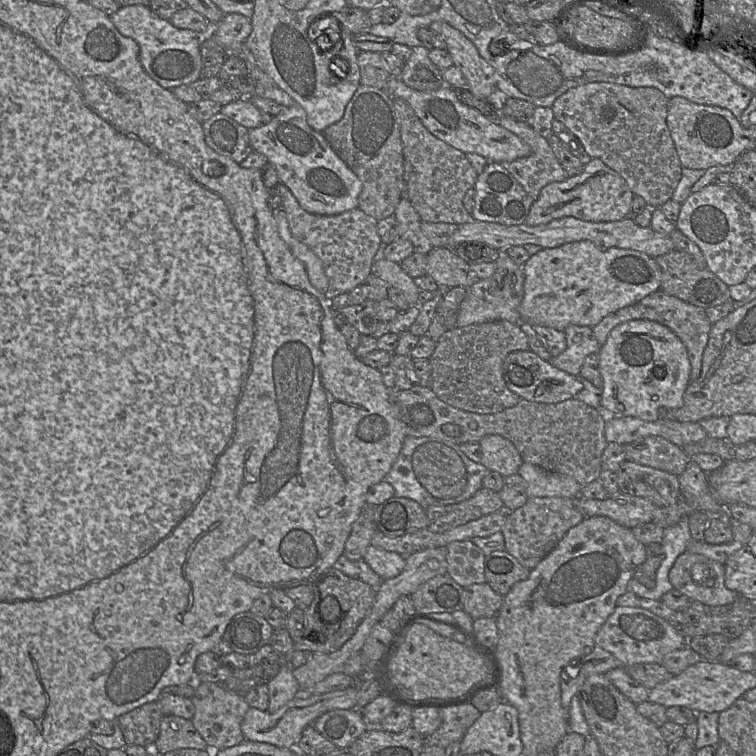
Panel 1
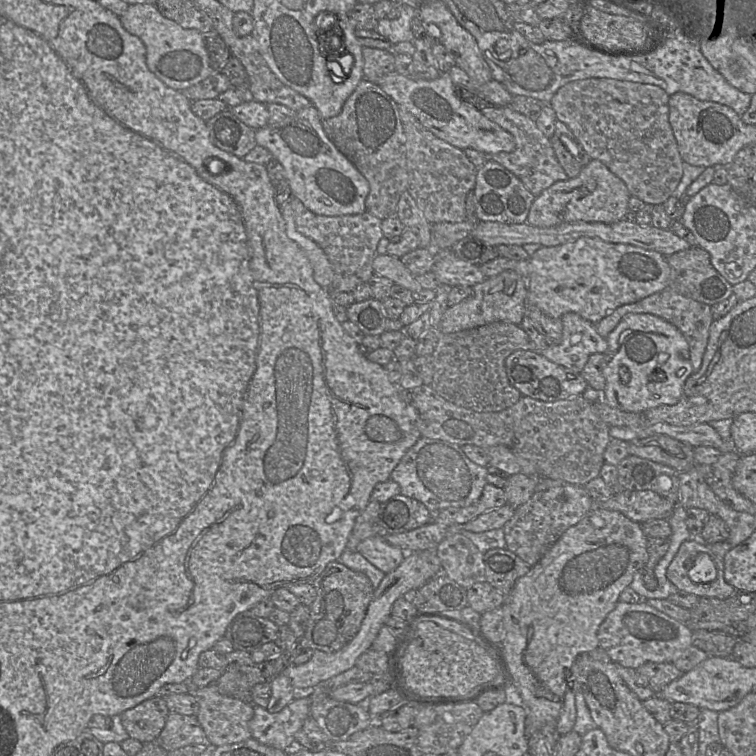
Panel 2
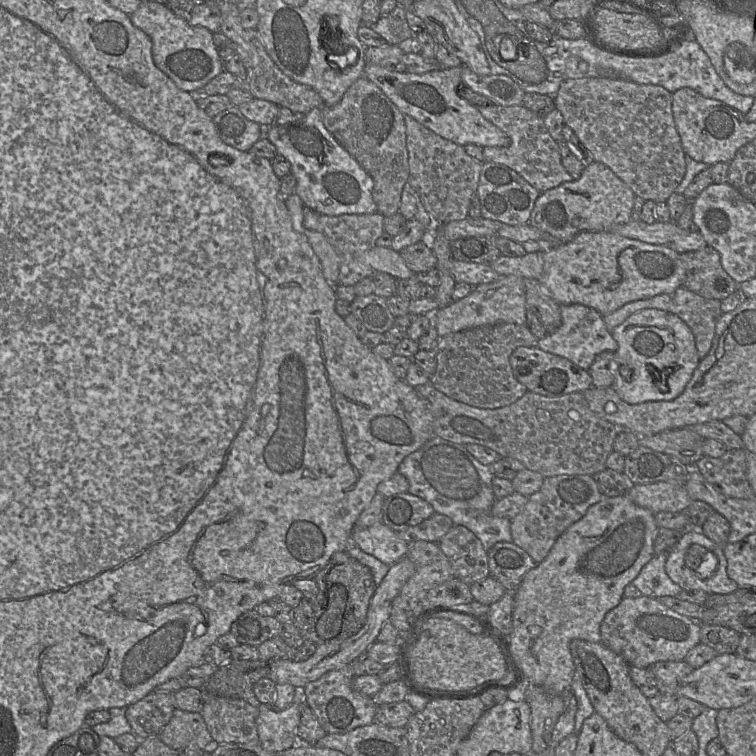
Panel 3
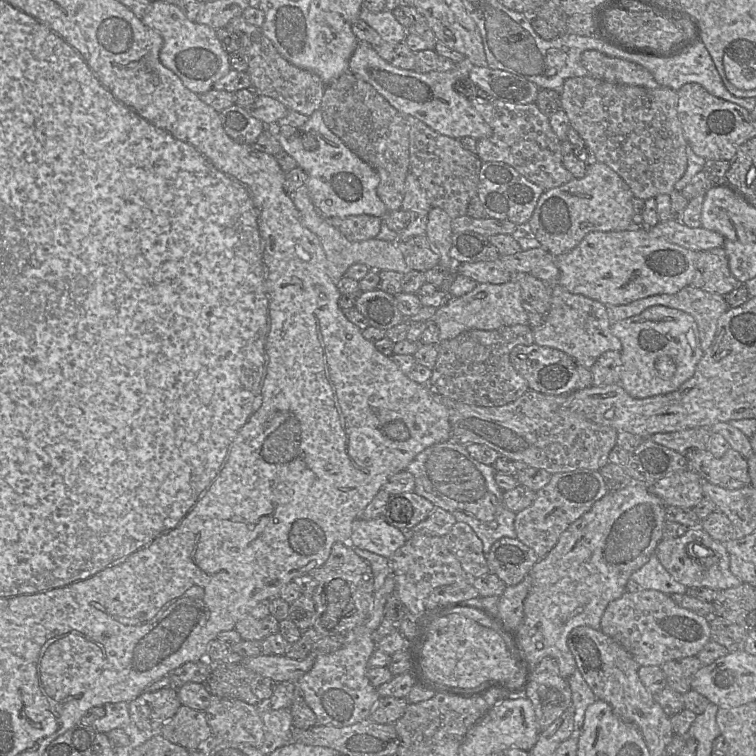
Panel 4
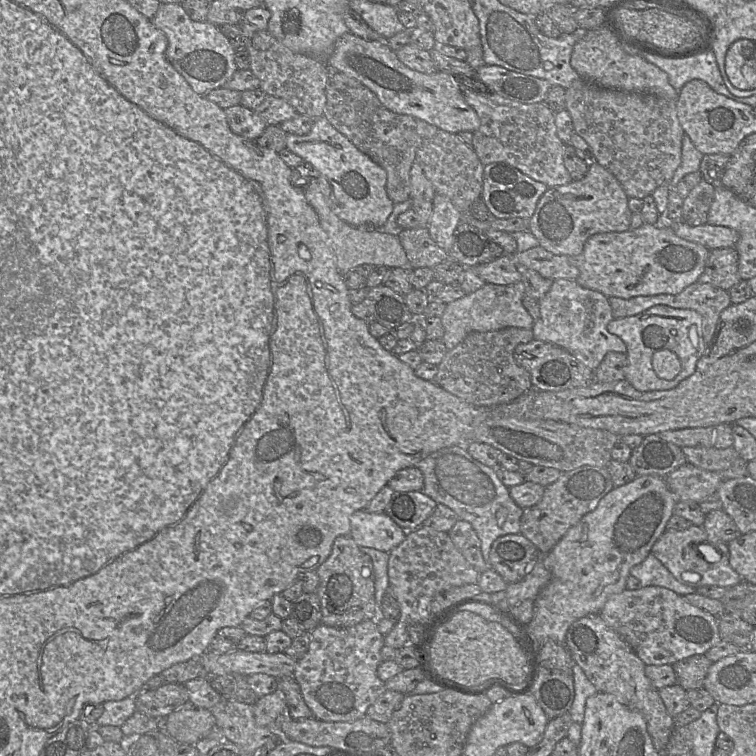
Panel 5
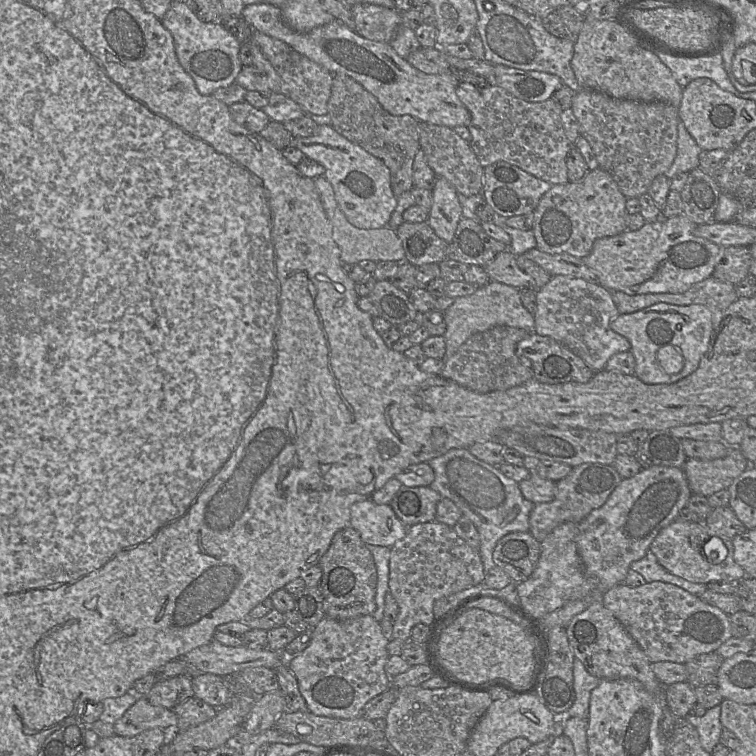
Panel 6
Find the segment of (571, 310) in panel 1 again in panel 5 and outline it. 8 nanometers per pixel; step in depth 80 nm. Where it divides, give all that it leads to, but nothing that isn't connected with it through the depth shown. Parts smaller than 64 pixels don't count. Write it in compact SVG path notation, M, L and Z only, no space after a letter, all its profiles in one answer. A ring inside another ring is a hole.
M643 223L637 229L624 232L599 233L590 236L577 256L568 256L579 269L577 283L583 288L598 291L607 298L630 299L638 296L679 294L698 282L711 250L701 244L678 237L671 224Z

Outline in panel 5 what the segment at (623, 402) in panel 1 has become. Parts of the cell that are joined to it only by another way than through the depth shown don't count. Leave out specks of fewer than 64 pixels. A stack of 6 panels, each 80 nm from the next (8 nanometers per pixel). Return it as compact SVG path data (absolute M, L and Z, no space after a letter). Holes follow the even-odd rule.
M656 305L634 316L613 319L607 325L607 329L626 344L628 364L625 379L641 392L675 388L681 381L695 372L697 363L706 350L702 331L702 317L690 309ZM662 349L673 351L682 364L679 374L671 380L658 377L652 366L653 355Z

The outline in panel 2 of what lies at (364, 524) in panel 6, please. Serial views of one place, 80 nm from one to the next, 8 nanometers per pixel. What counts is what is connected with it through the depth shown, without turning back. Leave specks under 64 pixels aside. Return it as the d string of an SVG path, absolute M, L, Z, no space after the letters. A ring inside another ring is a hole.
M380 535L363 540L356 551L385 574L396 569L406 554L401 548L389 544Z

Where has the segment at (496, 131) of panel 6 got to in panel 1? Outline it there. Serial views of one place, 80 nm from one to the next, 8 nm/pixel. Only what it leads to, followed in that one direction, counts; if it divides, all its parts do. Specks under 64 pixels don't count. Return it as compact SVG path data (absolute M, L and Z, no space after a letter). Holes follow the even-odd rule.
M501 114L488 118L496 124L499 124L511 131L530 146L531 154L529 156L519 158L511 162L502 162L500 164L514 176L514 178L534 200L539 197L541 190L546 185L553 182L565 181L569 177L558 158L555 156L548 140L538 134L531 125L516 121Z

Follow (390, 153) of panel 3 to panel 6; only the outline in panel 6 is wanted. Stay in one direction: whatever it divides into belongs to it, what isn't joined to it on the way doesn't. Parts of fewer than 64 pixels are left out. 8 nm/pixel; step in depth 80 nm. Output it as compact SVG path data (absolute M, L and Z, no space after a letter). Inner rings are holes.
M333 74L328 100L331 126L351 142L381 159L390 170L391 189L396 197L413 186L413 163L420 149L418 123L411 115L395 116L388 113L377 98L361 84L344 74Z

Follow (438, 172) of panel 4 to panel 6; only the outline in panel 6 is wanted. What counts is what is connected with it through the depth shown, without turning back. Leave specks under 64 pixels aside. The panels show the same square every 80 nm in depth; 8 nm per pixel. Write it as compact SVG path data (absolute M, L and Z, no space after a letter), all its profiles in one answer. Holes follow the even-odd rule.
M427 122L418 123L420 148L427 163L437 176L446 178L459 194L472 196L482 192L484 167L481 166L470 143L459 136L452 128Z

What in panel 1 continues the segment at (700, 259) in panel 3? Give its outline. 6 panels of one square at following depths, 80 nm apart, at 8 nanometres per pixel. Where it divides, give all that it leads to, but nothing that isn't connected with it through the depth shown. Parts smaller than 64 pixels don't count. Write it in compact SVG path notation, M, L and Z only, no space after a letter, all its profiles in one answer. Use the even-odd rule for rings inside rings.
M672 250L655 257L661 271L660 290L697 307L707 309L730 300L729 287L706 266L700 267L686 252Z

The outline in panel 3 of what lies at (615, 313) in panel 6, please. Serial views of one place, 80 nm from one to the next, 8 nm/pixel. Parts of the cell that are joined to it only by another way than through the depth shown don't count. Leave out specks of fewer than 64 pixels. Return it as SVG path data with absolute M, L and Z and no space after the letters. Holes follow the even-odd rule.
M570 304L561 305L560 314L560 327L554 333L548 333L538 340L537 347L541 350L566 358L587 371L598 354L617 351L618 343L607 329L603 316L596 310L581 304Z

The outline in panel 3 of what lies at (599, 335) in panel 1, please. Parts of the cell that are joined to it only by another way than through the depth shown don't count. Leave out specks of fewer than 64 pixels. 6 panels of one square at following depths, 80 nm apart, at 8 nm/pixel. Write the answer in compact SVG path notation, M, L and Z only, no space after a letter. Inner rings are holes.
M681 286L669 294L660 294L651 298L625 304L617 310L603 316L604 322L607 329L612 334L612 330L623 323L629 316L650 308L664 310L678 316L692 331L700 359L703 359L708 354L715 335L716 324L723 314L720 300L704 298Z

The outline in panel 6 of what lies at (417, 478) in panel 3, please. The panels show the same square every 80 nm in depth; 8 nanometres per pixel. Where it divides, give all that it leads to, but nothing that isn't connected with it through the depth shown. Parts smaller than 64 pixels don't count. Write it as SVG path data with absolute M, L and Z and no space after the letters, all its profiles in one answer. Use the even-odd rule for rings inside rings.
M467 448L451 449L427 463L435 473L434 481L429 487L438 492L442 498L452 500L463 515L475 525L480 537L479 552L486 573L495 566L492 554L497 542L502 537L512 532L529 531L529 516L535 504L523 497L519 483L501 473L498 466L492 466L474 457Z

